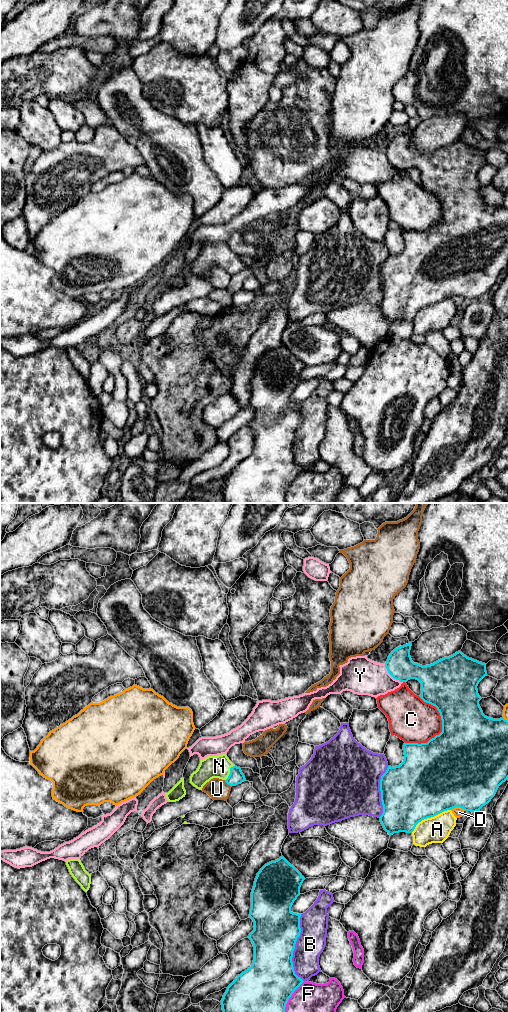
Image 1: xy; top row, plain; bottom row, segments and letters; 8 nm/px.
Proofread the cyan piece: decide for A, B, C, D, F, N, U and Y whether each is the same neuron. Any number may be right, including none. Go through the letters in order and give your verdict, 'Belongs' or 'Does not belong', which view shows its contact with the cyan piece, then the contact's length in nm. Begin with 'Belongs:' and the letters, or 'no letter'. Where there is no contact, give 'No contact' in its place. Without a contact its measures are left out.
Belongs: N
A: Does not belong. Touches cyan in xy. Shared border 380 nm
B: Does not belong. Touches cyan in xy. Shared border 550 nm
C: Does not belong. Touches cyan in xy. Shared border 400 nm
D: Does not belong. Touches cyan in xy. Shared border 130 nm
F: Does not belong. Touches cyan in xy. Shared border 300 nm
N: Belongs. Touches cyan in xy. Shared border 150 nm
U: Does not belong. Touches cyan in xy. Shared border 80 nm
Y: Does not belong. Touches cyan in xy. Shared border 220 nm

